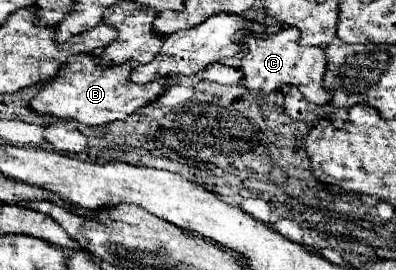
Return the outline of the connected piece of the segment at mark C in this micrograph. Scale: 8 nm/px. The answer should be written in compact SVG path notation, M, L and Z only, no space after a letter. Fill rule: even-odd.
M283 28L277 34L271 34L267 38L255 38L255 36L245 36L243 46L243 58L239 70L243 72L243 84L245 88L255 94L257 98L263 98L271 92L281 90L281 86L293 84L301 90L303 98L311 104L327 104L331 100L331 94L321 86L323 72L325 72L325 52L323 48L315 46L297 46L299 30L295 28Z

